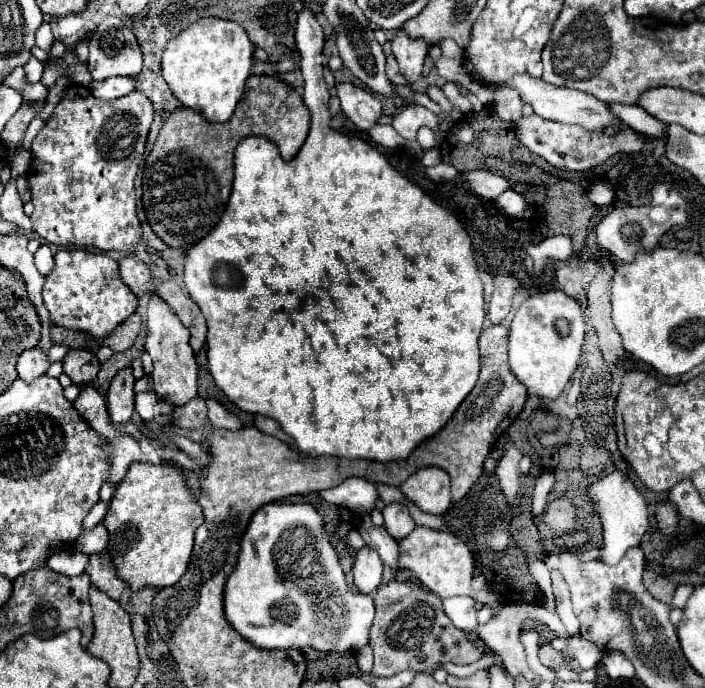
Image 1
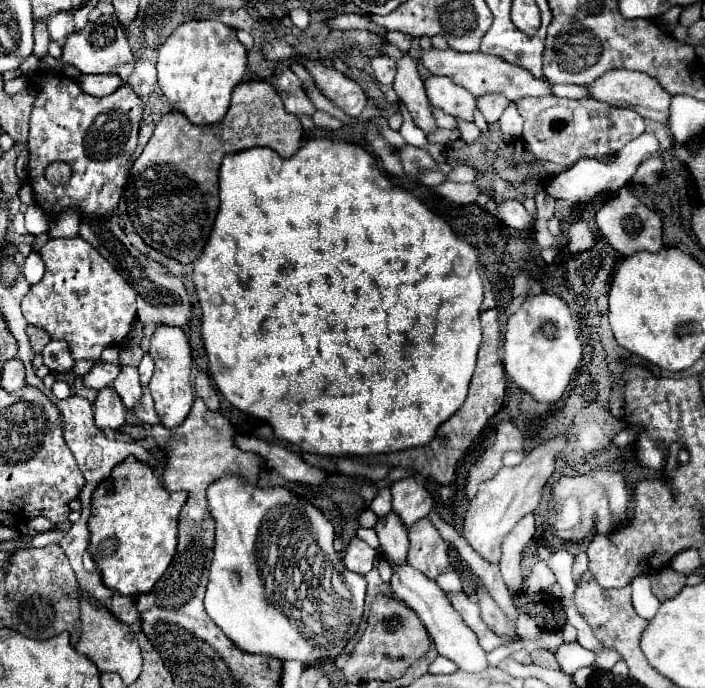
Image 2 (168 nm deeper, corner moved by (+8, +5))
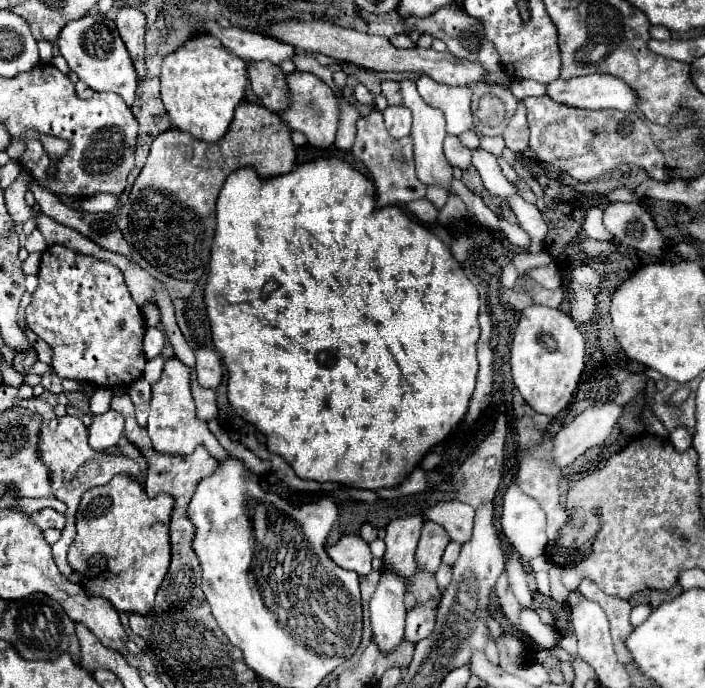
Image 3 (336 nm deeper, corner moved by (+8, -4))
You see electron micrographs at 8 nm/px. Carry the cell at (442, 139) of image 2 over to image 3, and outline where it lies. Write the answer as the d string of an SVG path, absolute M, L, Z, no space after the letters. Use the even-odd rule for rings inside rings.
M446 136L444 138L444 154L448 162L460 170L466 170L472 166L472 150L468 150L458 136Z

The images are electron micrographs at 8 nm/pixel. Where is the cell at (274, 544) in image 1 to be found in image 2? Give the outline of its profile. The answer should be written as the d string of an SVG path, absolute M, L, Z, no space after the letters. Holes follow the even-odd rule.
M224 477L220 479L216 485L212 485L208 489L208 505L210 505L210 513L216 519L216 545L214 545L214 559L210 565L210 579L208 579L208 587L206 587L206 597L204 597L204 605L208 615L212 617L212 621L242 649L254 655L268 655L268 657L276 657L282 661L288 659L296 659L300 663L310 663L310 661L318 661L318 659L328 659L328 657L336 657L344 651L346 643L354 637L360 619L362 619L362 611L364 611L364 597L366 597L366 581L364 577L352 573L346 569L346 565L342 565L340 555L334 551L332 543L334 543L334 529L330 525L330 521L310 503L302 501L300 497L296 497L294 493L290 493L284 487L254 487L254 485L246 485L242 483L238 477Z

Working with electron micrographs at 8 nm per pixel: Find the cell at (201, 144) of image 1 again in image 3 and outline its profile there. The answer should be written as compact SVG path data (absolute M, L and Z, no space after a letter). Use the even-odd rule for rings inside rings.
M242 102L236 106L236 114L232 120L232 126L228 134L216 142L216 144L206 144L196 138L192 138L186 132L180 130L166 130L164 134L158 134L156 140L152 142L150 156L138 174L132 192L130 192L130 236L132 236L132 246L140 252L140 256L154 268L162 270L164 274L176 278L176 280L198 280L210 260L210 244L214 238L214 222L216 222L216 200L218 192L224 184L224 180L240 170L240 168L254 168L262 180L282 176L294 168L296 152L294 144L290 140L290 130L288 126L280 120L278 114L266 110L260 104L250 104Z

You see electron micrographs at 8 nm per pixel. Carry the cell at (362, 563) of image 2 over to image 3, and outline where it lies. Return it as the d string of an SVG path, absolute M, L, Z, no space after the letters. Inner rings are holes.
M342 536L334 546L330 546L328 556L344 570L352 570L358 576L366 576L372 566L372 554L368 544L360 536Z

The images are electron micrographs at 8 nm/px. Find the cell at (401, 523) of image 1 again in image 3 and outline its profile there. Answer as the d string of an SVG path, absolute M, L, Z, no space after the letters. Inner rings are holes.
M382 572L380 584L370 600L370 622L374 642L382 654L390 654L404 640L404 592L406 584L392 572Z

